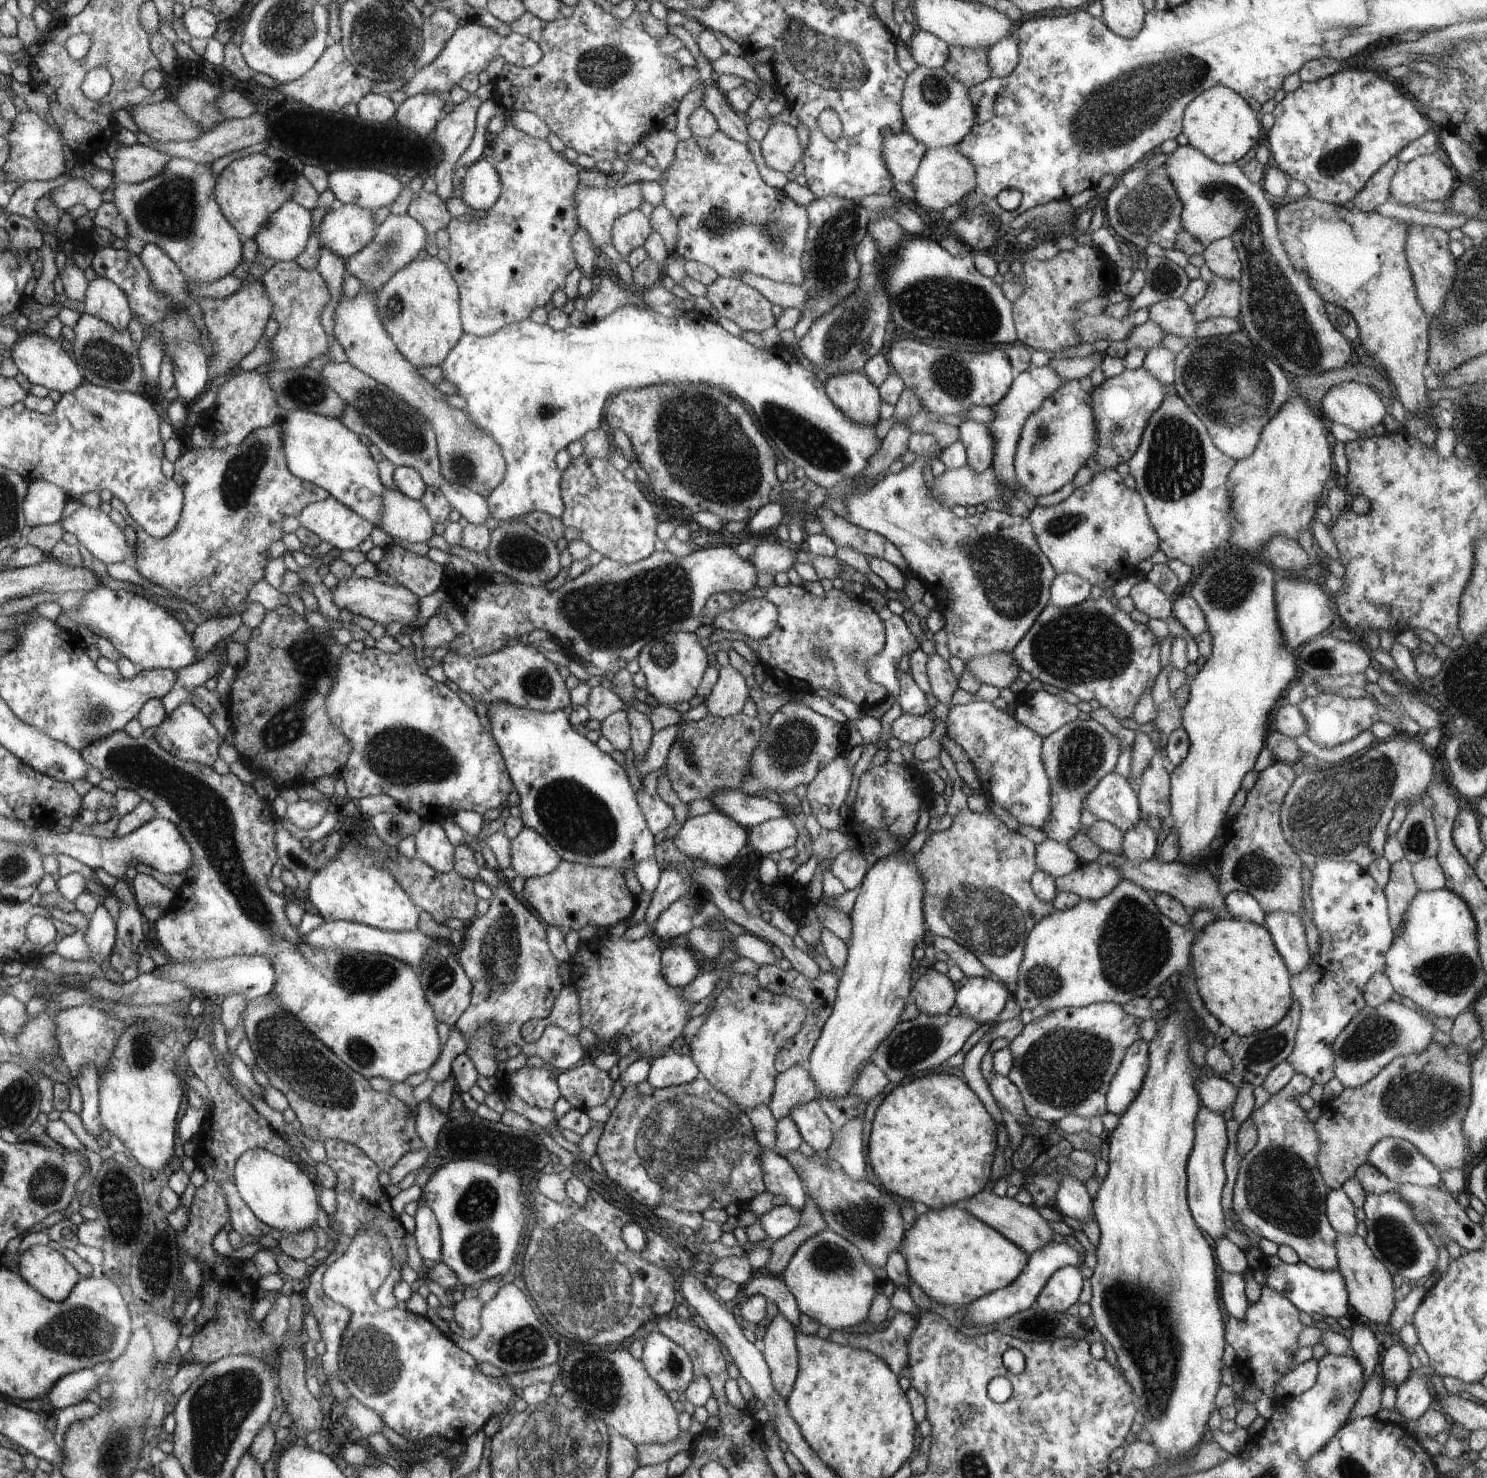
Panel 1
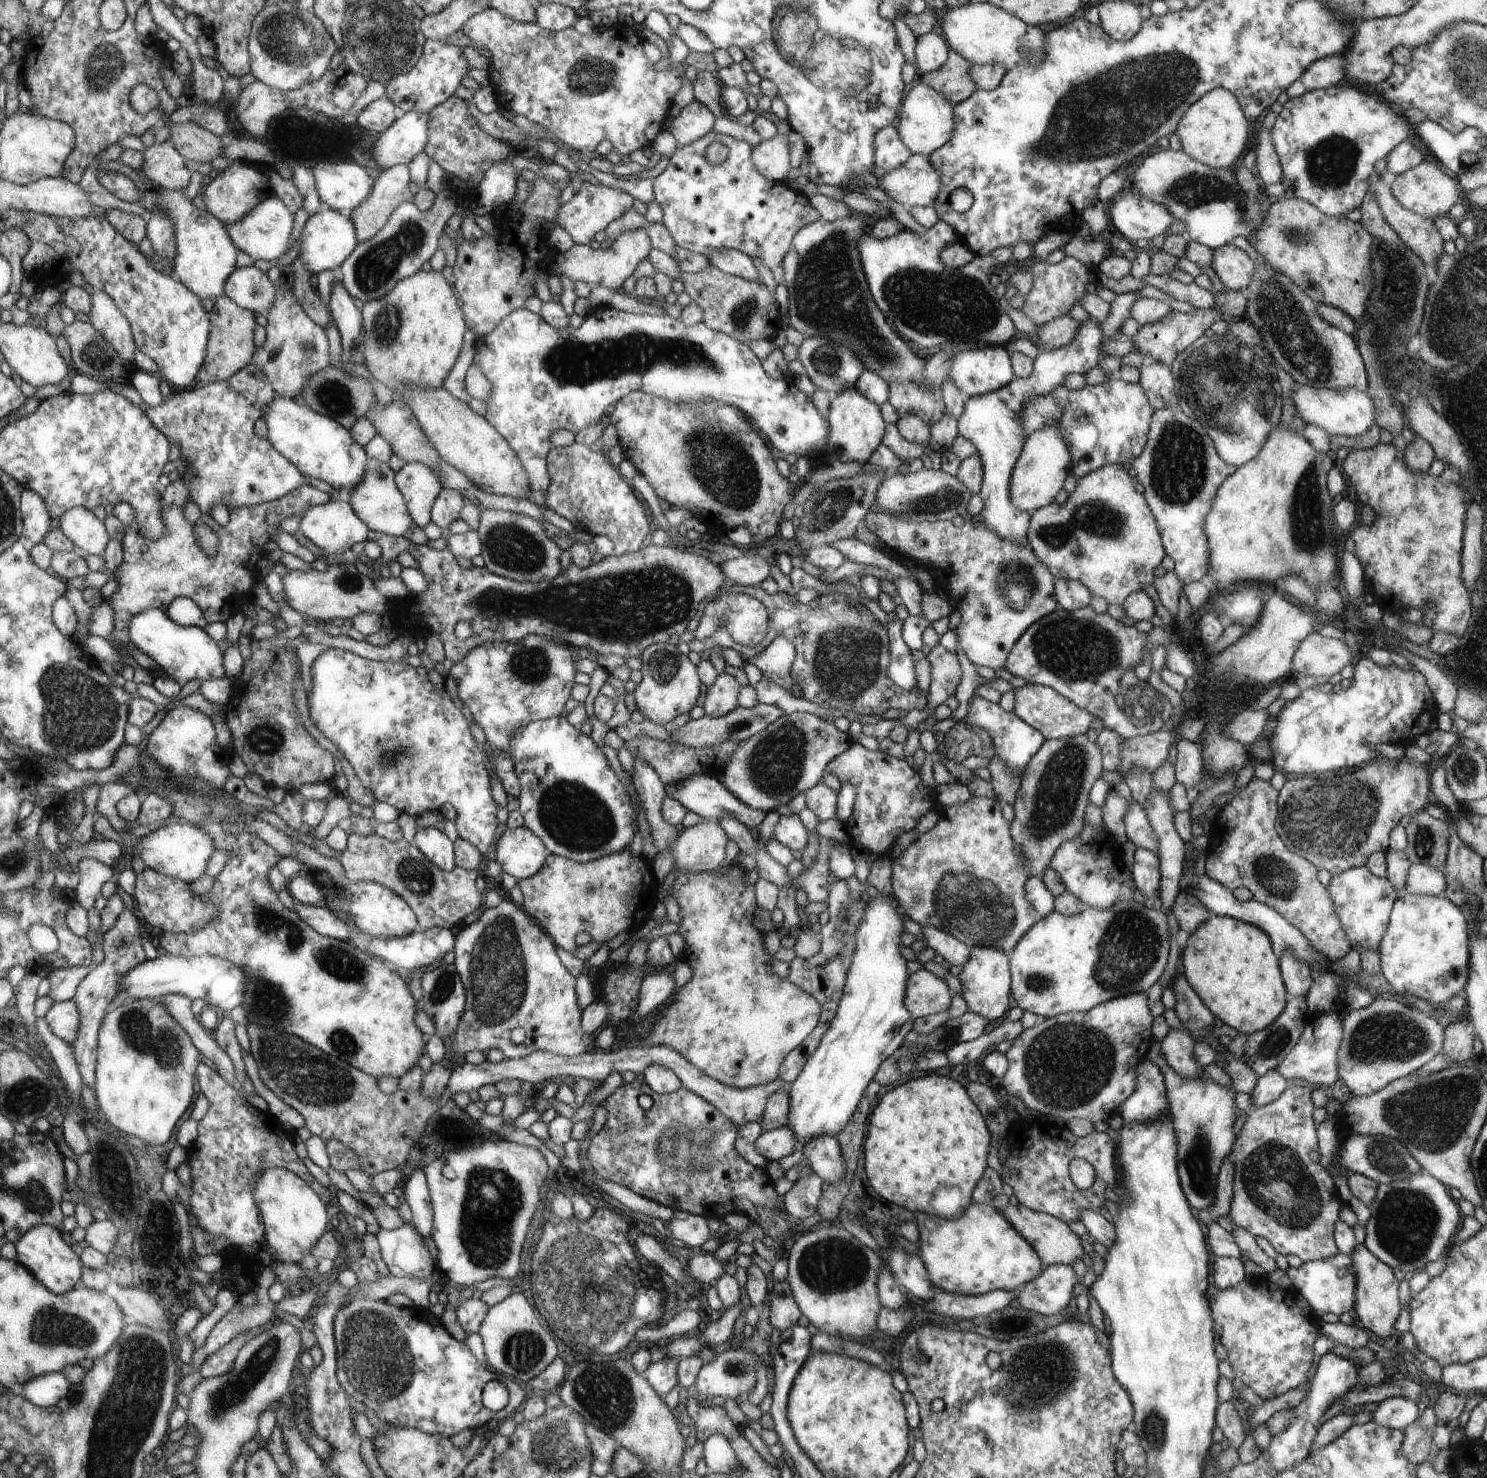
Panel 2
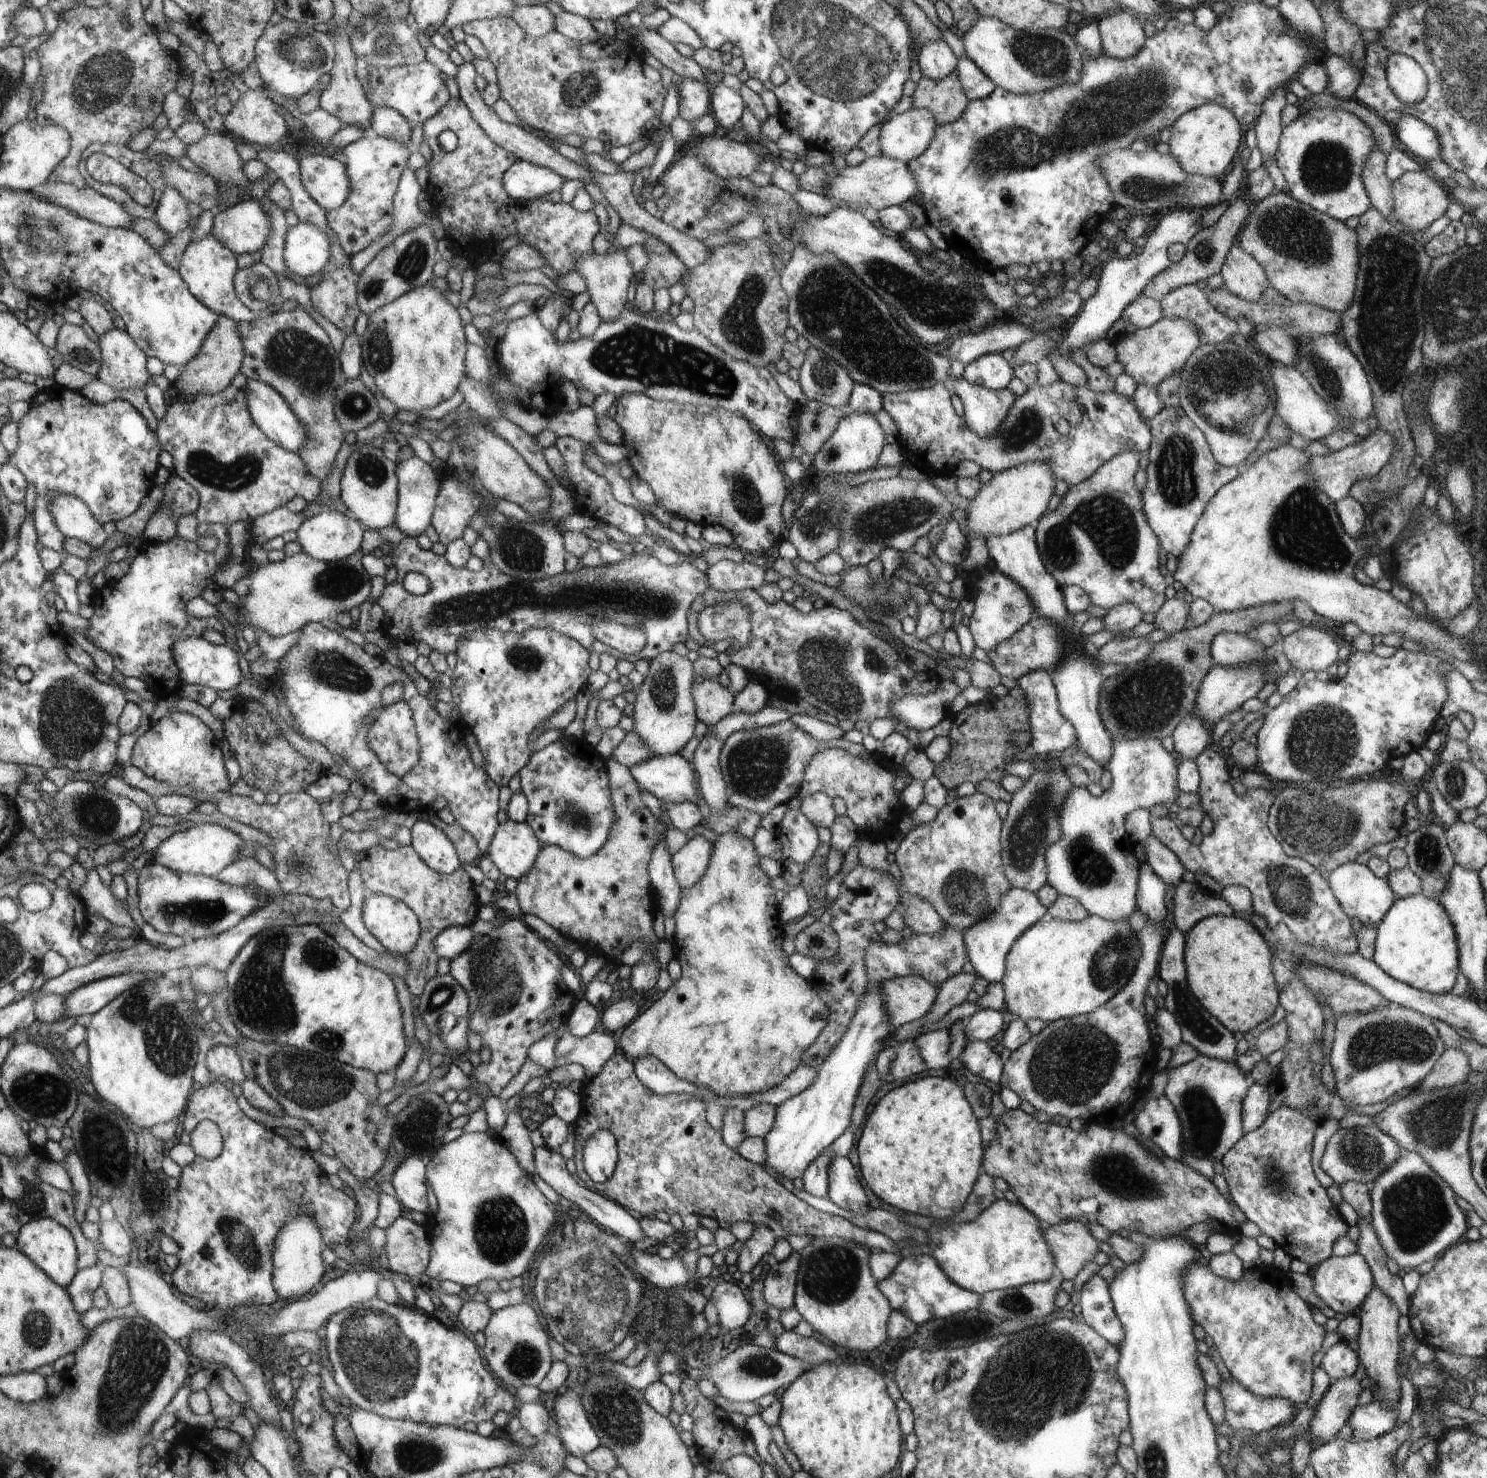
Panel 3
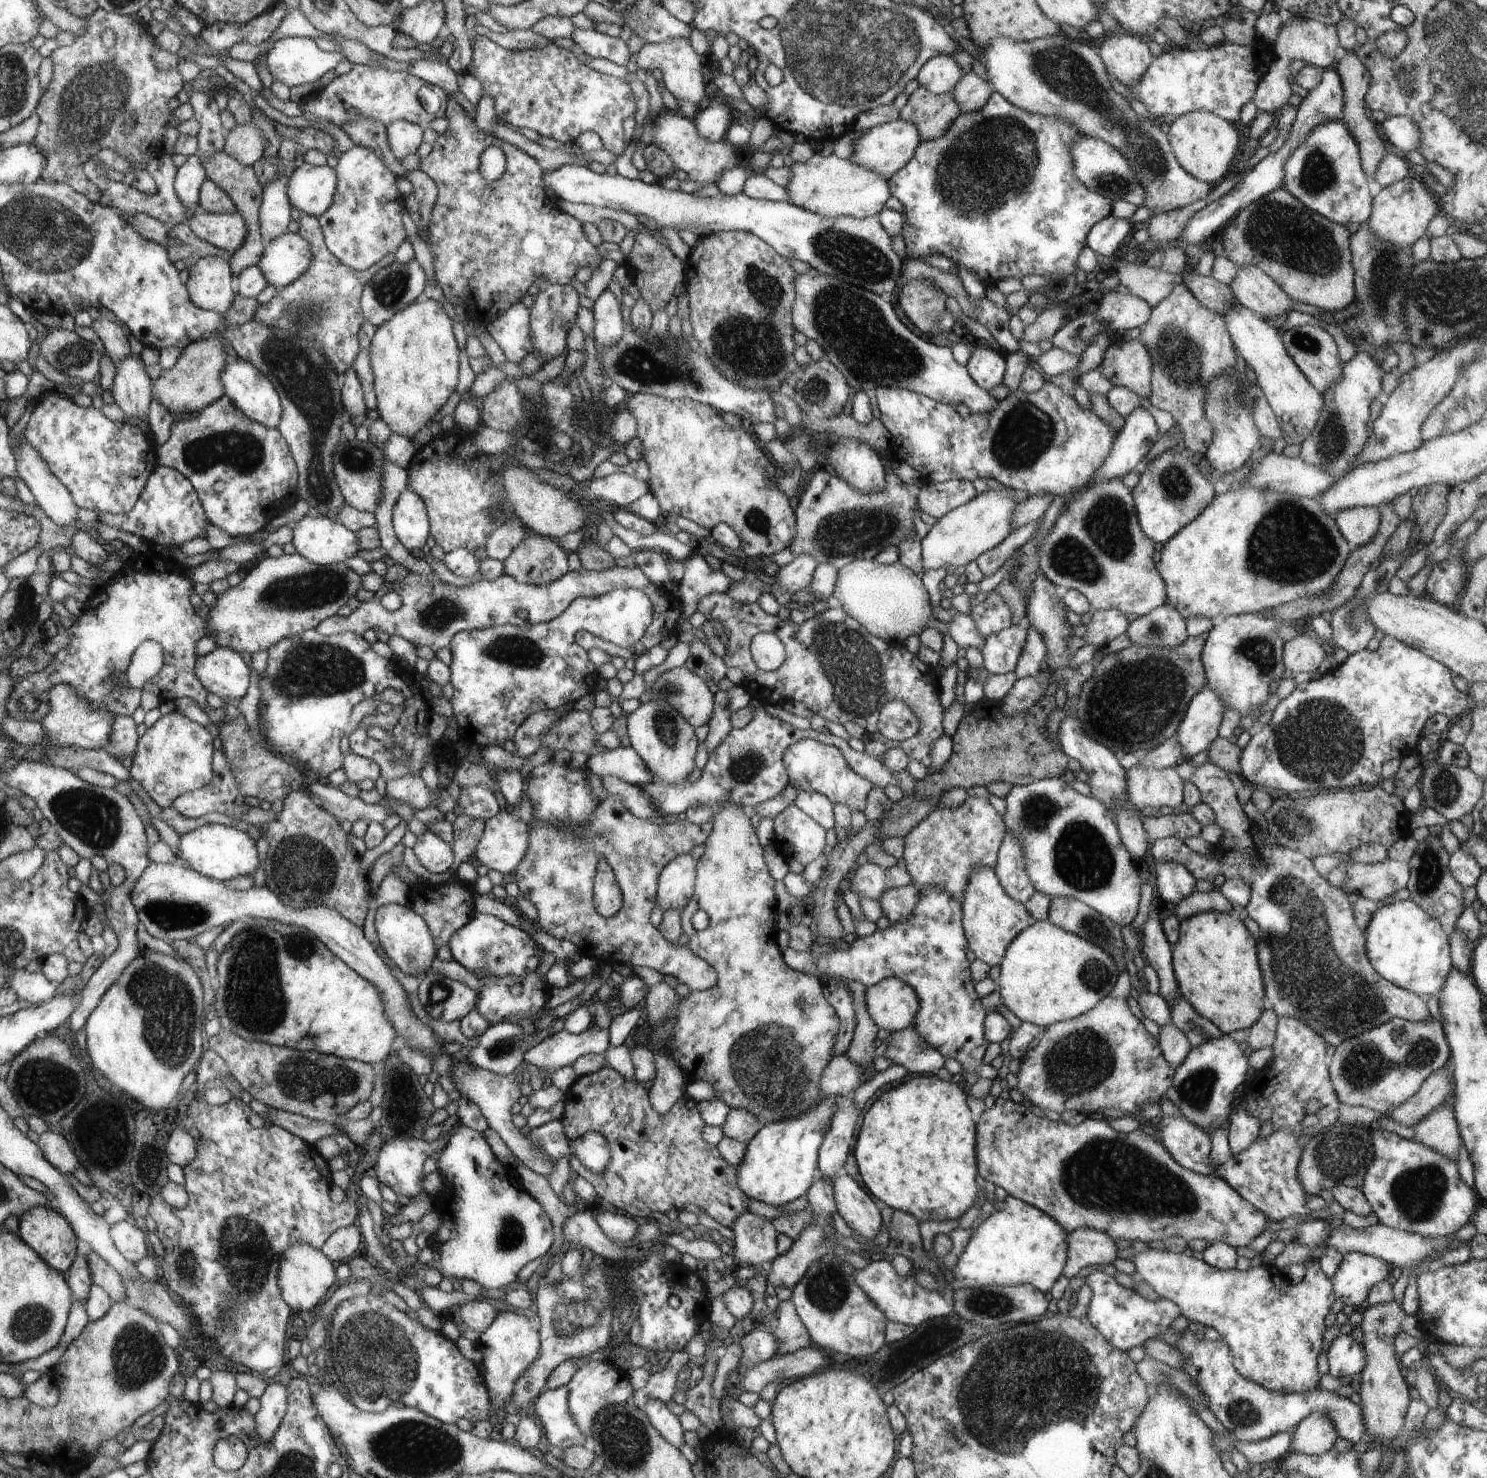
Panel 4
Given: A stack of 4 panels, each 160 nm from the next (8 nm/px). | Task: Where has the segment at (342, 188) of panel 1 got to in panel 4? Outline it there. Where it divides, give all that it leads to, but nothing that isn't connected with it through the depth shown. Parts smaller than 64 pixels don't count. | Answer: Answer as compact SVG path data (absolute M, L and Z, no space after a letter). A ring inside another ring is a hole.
M306 162L300 168L296 167L288 177L287 194L290 205L300 211L300 214L310 214L310 216L319 218L332 205L336 187L337 177L334 168L331 168L328 164L314 166Z

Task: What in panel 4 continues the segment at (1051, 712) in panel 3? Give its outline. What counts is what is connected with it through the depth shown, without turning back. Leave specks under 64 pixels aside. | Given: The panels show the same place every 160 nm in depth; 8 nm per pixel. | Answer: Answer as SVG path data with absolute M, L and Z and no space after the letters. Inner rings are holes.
M1028 626L1028 640L1026 640L1026 646L1024 646L1020 658L1018 658L1014 674L1022 680L1026 676L1036 676L1036 674L1044 672L1041 669L1041 662L1045 660L1045 657L1046 644L1044 644L1042 634L1034 626Z

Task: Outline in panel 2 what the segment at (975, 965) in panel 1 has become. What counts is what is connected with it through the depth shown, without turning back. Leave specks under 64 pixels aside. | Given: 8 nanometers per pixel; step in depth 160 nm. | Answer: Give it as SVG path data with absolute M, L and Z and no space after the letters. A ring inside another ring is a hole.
M922 925L921 932L929 946L930 954L944 964L958 966L964 965L969 960L969 946L960 942L949 932L930 925Z

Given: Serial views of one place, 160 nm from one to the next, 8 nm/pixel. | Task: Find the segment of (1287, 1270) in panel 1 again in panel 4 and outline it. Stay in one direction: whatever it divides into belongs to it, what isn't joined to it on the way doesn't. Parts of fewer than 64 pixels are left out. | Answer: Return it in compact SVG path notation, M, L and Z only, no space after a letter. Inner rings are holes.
M1350 1252L1344 1254L1336 1274L1330 1278L1335 1299L1346 1306L1362 1309L1370 1290L1387 1278L1395 1276L1393 1267L1367 1254Z

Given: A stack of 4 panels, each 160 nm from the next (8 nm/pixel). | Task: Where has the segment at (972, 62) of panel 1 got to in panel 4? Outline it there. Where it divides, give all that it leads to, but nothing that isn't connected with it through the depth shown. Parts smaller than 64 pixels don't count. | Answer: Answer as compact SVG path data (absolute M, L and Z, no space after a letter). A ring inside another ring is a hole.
M919 86L910 94L900 119L915 123L923 140L932 140L940 138L960 114L960 106L956 105L952 91L933 94Z

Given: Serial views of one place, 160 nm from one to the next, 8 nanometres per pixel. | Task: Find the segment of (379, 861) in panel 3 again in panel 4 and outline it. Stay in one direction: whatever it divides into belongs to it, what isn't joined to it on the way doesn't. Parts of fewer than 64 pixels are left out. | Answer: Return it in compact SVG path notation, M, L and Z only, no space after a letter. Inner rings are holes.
M396 871L390 872L394 876L398 876L400 880L404 880L408 884L408 894L410 894L410 900L412 900L411 909L422 916L422 920L426 922L428 928L430 928L430 934L434 938L434 946L440 948L444 944L448 943L448 940L454 935L454 932L461 930L477 913L475 910L476 906L476 892L473 889L474 885L466 883L464 881L454 880L448 881L447 883L432 885L431 883L425 882L423 879L416 878L416 883L410 882Z

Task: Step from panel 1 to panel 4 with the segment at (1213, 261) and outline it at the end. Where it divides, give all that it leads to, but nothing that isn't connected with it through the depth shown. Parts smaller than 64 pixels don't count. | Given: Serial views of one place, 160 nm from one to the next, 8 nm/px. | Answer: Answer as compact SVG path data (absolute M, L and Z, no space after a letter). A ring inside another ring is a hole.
M1240 266L1230 282L1234 297L1253 313L1268 321L1278 314L1289 314L1294 302L1276 282L1256 266Z

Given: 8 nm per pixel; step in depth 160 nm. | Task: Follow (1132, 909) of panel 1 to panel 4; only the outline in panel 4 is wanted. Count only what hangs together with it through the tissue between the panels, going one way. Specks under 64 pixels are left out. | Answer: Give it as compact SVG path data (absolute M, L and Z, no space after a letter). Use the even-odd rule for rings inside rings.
M1048 920L1036 921L1010 942L1000 964L997 990L1000 992L1002 1003L1021 1021L1047 1028L1056 1022L1077 1018L1091 1010L1100 1000L1111 994L1119 974L1124 970L1125 968L1120 968L1114 962L1110 954L1106 954L1104 948L1094 946L1094 942L1061 930Z

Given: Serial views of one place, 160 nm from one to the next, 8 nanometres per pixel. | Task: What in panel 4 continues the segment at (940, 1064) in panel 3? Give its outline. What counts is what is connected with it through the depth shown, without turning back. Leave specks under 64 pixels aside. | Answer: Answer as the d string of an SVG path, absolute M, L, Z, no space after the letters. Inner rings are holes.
M911 1027L891 1034L884 1058L888 1058L893 1065L904 1066L909 1073L919 1074L936 1074L944 1067L946 1060Z

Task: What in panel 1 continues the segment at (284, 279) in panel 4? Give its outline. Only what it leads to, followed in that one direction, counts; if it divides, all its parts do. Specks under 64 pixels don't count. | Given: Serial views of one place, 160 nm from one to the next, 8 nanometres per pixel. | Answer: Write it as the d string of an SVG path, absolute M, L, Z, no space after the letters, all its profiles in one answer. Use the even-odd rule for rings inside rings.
M343 205L330 209L323 216L318 230L318 242L322 249L331 250L340 258L359 253L375 236L378 219L375 212L356 205Z

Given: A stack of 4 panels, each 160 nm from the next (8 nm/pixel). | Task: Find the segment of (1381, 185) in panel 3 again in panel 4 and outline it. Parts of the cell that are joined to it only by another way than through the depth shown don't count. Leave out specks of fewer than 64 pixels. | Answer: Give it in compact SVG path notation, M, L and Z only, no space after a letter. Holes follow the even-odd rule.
M1355 49L1342 50L1340 54L1338 54L1334 68L1336 72L1338 72L1342 87L1344 88L1344 94L1342 96L1344 116L1341 121L1348 126L1348 130L1352 132L1352 136L1354 136L1358 144L1364 174L1366 174L1370 180L1376 180L1376 170L1378 170L1382 160L1384 160L1387 151L1384 136L1381 132L1376 130L1376 121L1370 116L1370 112L1365 106L1365 97L1370 87L1370 72L1368 72L1368 68L1364 66L1362 58L1356 56Z

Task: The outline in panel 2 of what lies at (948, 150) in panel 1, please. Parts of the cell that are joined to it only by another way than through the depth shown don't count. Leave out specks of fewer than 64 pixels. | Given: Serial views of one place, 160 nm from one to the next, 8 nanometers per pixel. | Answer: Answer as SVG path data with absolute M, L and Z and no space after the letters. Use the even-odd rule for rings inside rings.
M912 155L899 169L884 173L878 182L879 188L906 208L934 204L941 189L940 175L924 155Z

